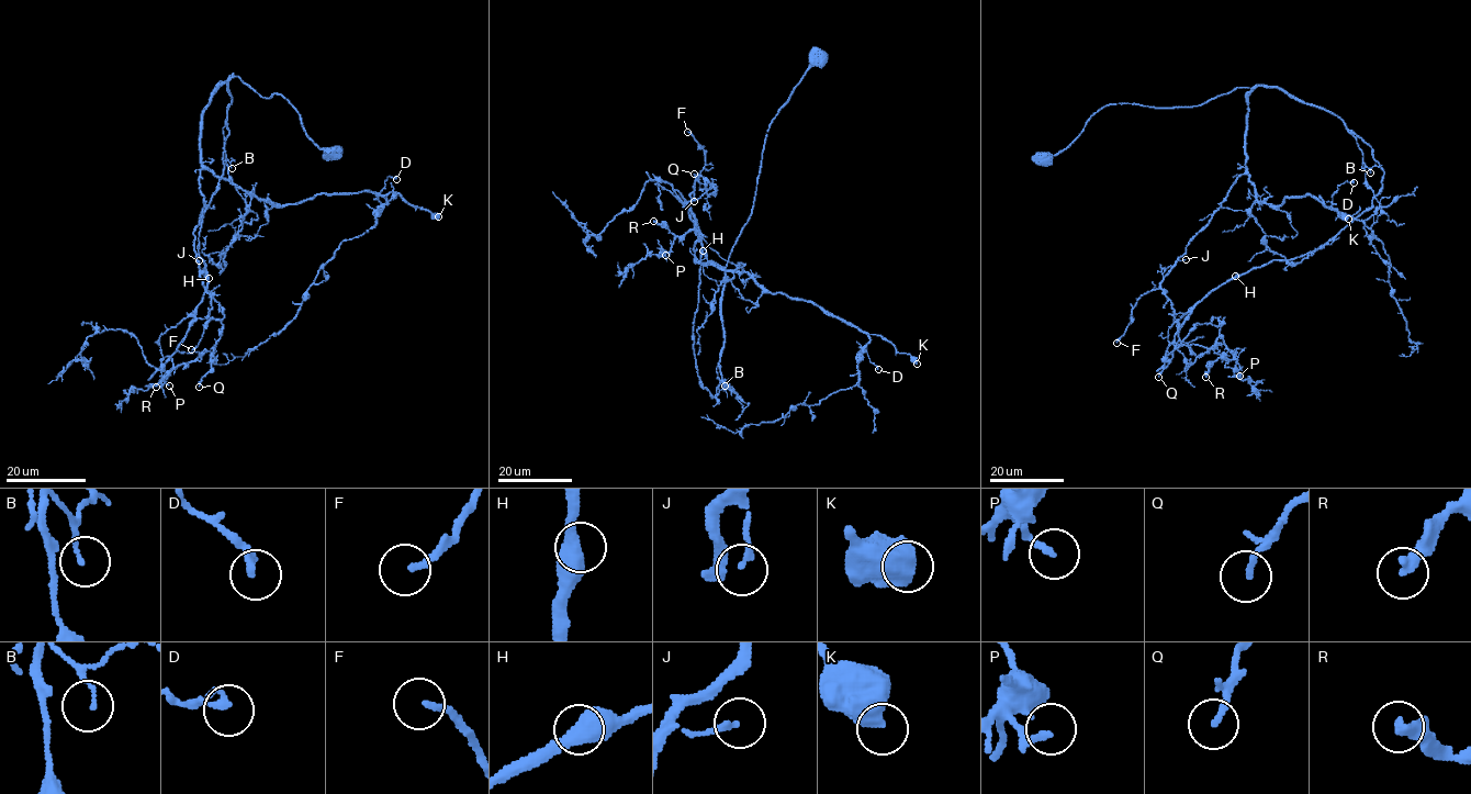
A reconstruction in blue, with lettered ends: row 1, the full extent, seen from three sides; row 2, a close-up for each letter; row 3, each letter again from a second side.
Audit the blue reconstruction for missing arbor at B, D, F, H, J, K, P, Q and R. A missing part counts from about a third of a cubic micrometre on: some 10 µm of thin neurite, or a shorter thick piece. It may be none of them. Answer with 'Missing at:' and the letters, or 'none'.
Missing at: K

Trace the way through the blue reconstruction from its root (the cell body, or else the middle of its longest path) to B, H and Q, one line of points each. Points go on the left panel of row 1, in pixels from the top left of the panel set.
B: (333, 154), (328, 157), (307, 135), (300, 113), (281, 94), (262, 97), (233, 75), (223, 129), (232, 168)
H: (333, 154), (307, 135), (281, 94), (266, 98), (229, 78), (224, 172), (199, 236), (209, 278)
Q: (333, 154), (281, 94), (262, 97), (238, 77), (213, 93), (193, 235), (199, 276), (224, 319), (199, 387)

